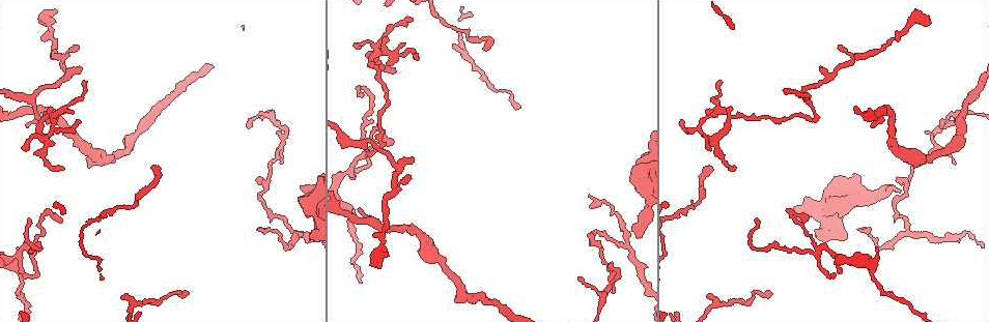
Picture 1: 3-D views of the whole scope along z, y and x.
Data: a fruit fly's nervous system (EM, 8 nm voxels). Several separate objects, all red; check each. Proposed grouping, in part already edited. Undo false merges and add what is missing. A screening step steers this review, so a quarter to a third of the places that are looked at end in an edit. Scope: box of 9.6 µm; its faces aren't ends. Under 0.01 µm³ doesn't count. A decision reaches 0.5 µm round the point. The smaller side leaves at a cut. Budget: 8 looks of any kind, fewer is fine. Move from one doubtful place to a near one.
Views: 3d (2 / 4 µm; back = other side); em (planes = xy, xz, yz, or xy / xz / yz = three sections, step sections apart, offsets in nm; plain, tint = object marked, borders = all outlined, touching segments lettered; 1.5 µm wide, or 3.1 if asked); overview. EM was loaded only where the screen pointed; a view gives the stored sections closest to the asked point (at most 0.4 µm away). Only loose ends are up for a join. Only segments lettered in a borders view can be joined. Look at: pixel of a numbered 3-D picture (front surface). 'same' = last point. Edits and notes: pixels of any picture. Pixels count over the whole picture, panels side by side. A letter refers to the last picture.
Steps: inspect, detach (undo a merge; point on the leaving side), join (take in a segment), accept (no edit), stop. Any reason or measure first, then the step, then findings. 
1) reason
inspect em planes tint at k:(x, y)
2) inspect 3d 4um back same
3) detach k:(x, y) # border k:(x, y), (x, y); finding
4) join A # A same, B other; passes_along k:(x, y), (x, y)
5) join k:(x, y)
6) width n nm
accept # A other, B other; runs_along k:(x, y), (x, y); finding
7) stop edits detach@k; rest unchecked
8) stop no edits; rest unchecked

end of a long branch
inspect em yz step 8 borders at 1:(360, 91)

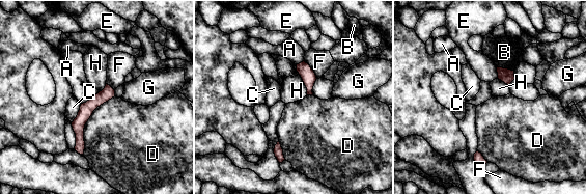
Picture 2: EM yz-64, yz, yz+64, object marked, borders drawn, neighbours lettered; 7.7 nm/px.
width 60 nm
accept # A other, B other, C other, D other, E other, F other, G other, H other; none of them fits

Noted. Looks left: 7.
thin end
inspect 3d 2um at 1:(394, 69)

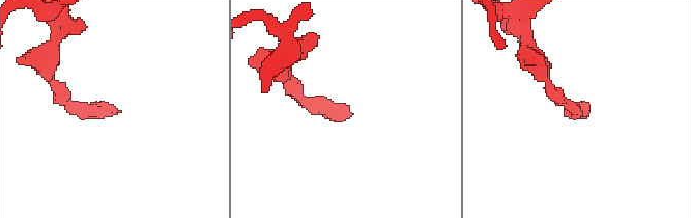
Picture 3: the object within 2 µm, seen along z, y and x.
now the EM
inspect em xy step 4 tint at 3:(576, 105)

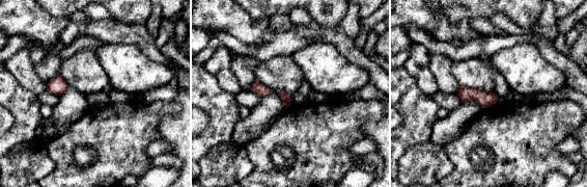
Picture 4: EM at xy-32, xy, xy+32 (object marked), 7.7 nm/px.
cut it another way
inspect em planes borders same

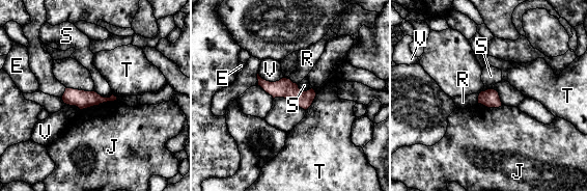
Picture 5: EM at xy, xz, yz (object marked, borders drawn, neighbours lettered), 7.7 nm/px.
accept # E other, J other, R other, S other, T other, V other; border 5:(93, 90), (104, 97), (112, 94); none of them fits

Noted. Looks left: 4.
free end
inspect em planes borders at 1:(582, 276)

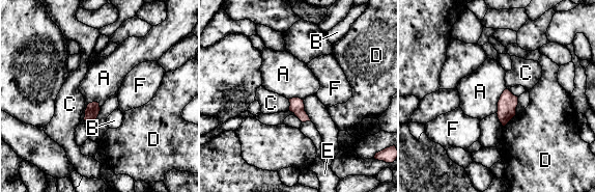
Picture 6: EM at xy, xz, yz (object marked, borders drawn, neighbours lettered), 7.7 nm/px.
accept # A other, B other, C other, D other, E other, F other; border 6:(96, 101), (87, 105), (87, 122); no lettered segment goes on from it

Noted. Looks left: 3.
stop no edits; rest unchecked

